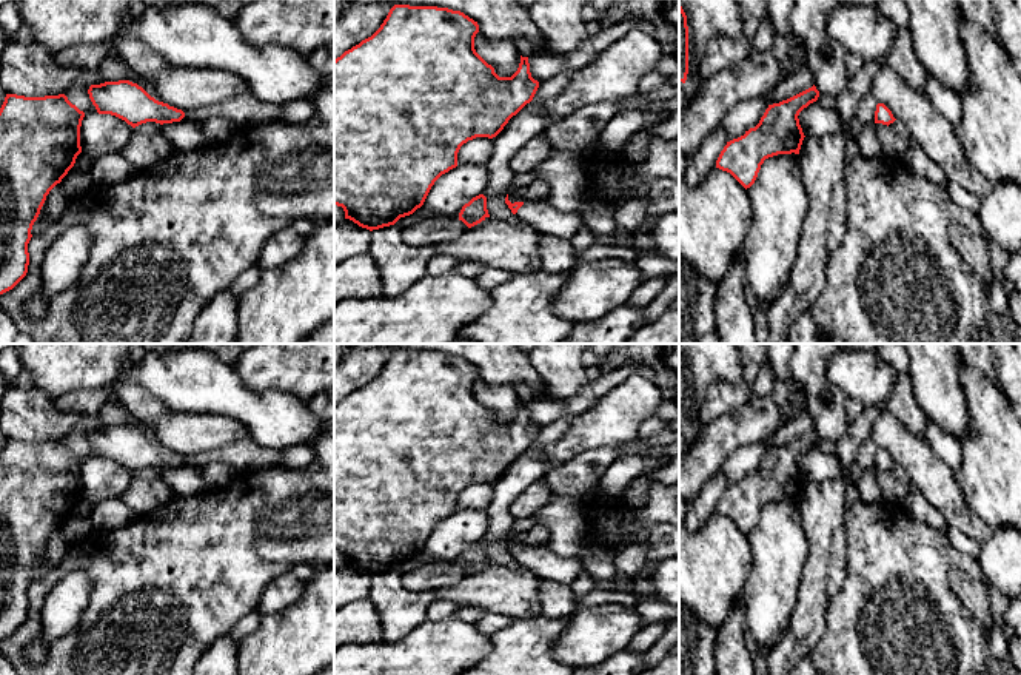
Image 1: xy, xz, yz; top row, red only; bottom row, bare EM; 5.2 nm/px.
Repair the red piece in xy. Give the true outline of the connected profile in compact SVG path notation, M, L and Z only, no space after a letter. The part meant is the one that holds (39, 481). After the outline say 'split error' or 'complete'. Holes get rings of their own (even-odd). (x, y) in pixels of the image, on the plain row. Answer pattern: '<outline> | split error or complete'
M6 439L0 453L0 640L28 618L31 575L49 536L62 527L82 498L85 458L65 439L25 442Z | complete

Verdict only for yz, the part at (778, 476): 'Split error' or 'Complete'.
Complete

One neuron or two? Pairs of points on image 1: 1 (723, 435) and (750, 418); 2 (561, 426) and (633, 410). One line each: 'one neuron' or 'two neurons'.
1: one neuron
2: two neurons

